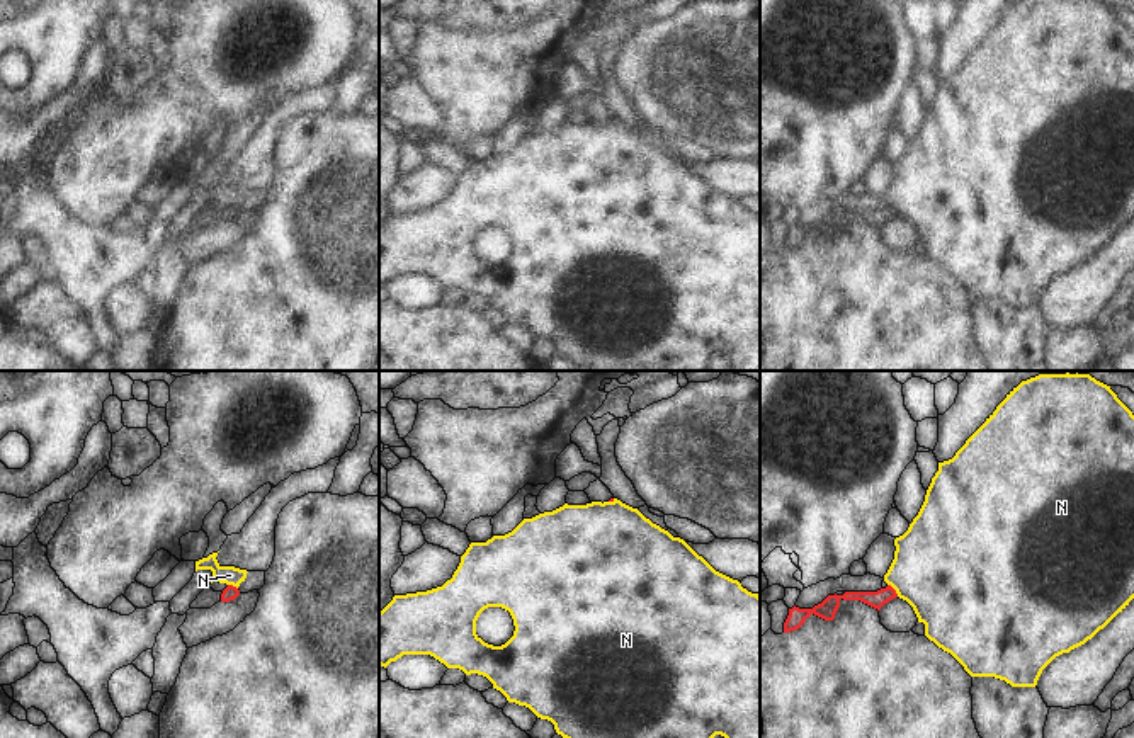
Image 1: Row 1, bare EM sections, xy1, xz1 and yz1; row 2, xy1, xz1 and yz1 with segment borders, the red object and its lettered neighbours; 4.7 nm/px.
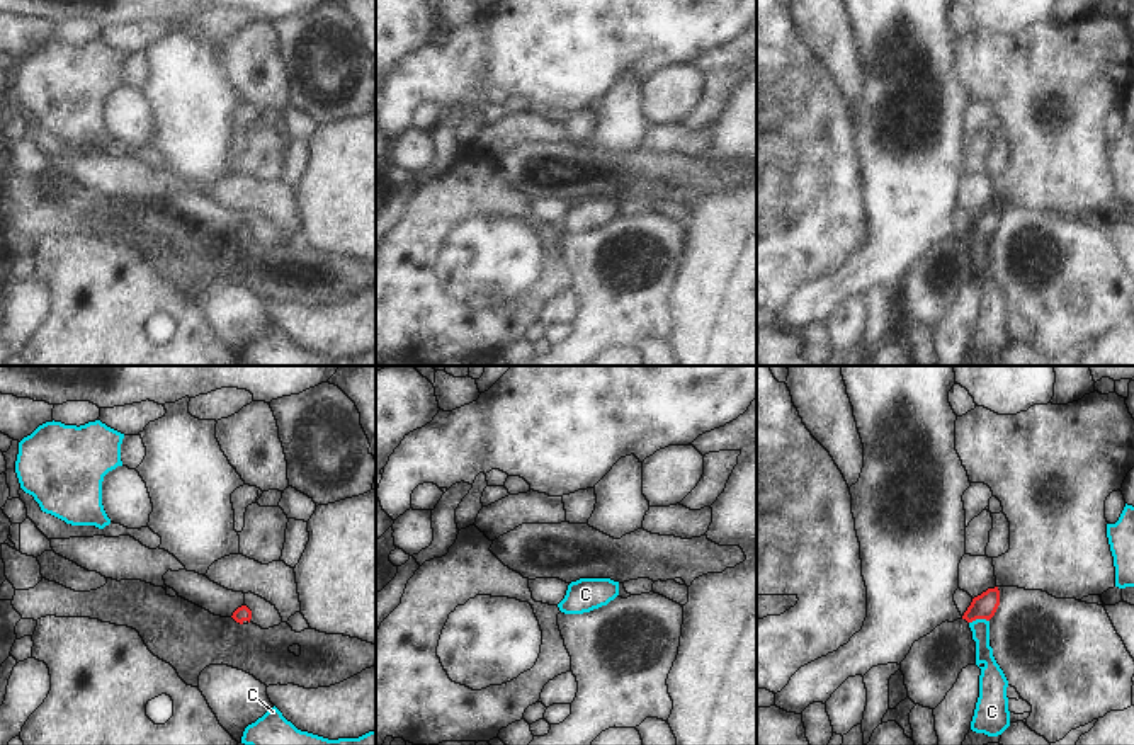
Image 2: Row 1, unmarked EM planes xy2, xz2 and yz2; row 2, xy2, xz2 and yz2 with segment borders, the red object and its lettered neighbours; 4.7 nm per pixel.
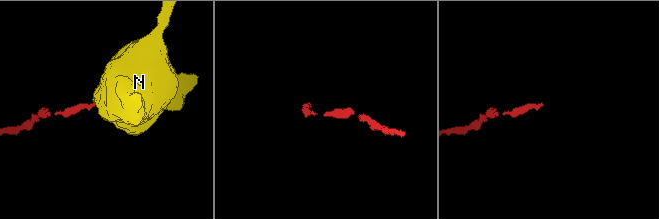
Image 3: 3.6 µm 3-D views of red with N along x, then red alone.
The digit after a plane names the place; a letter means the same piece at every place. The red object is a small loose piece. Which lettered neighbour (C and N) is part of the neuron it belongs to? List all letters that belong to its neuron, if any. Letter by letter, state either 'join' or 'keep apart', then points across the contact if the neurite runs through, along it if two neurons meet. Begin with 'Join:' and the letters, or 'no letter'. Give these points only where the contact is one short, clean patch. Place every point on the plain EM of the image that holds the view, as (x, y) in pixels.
Join: no letter
C: keep apart
N: keep apart; border yz1 (888, 203), (898, 215)

